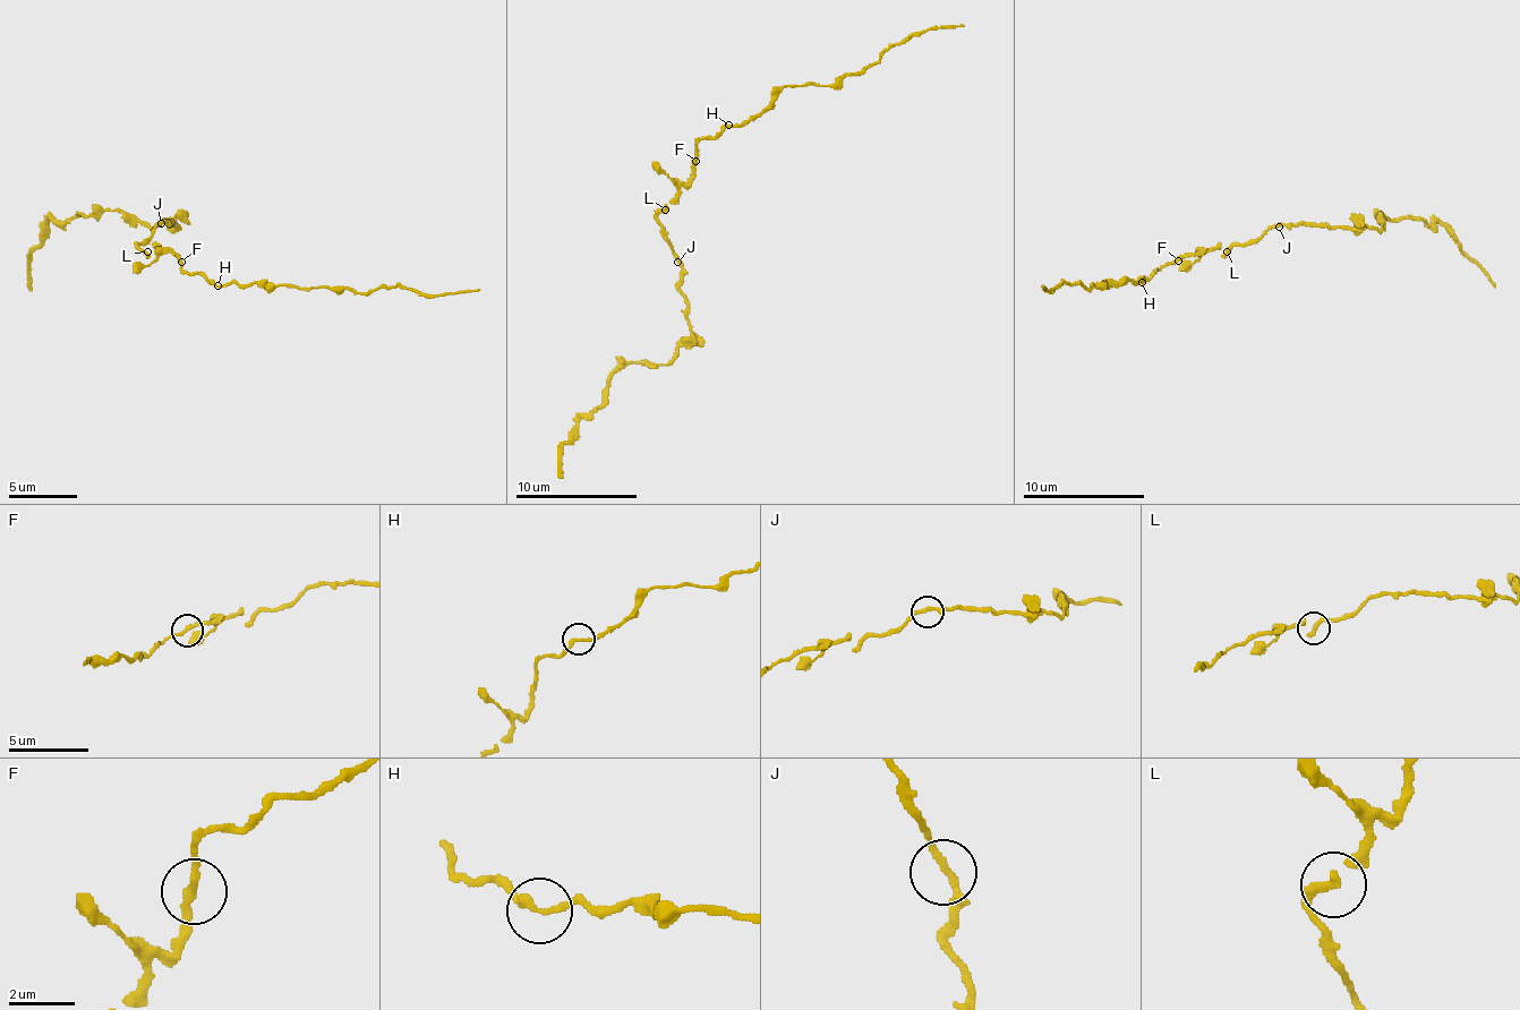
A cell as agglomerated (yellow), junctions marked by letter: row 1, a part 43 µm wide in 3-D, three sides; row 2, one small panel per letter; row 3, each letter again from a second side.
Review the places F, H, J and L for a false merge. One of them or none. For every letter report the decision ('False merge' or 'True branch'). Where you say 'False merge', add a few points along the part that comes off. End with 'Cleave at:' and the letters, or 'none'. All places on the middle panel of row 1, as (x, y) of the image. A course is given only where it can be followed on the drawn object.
F: True branch
H: True branch
J: True branch
L: True branch
Cleave at: none

